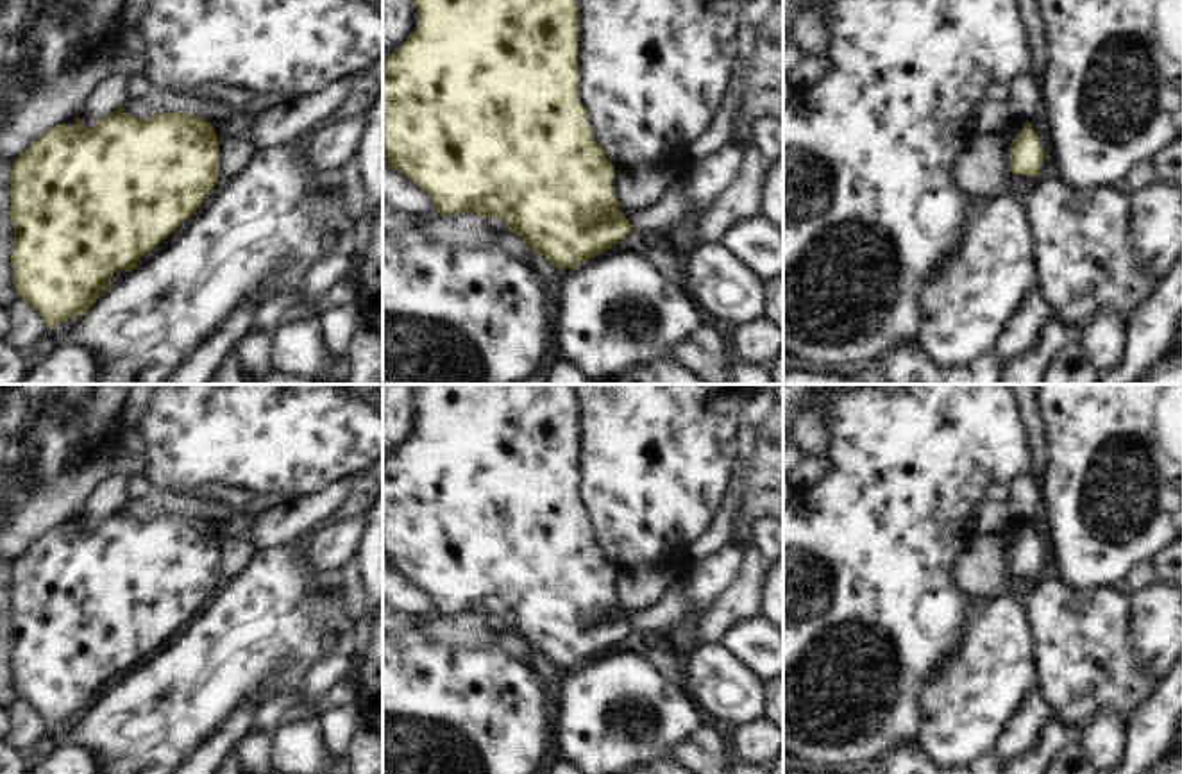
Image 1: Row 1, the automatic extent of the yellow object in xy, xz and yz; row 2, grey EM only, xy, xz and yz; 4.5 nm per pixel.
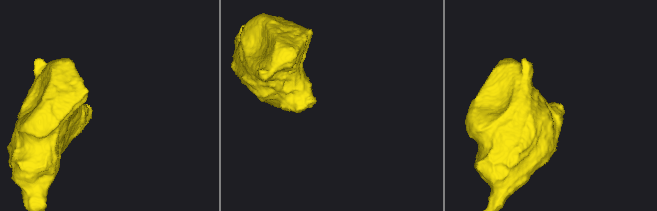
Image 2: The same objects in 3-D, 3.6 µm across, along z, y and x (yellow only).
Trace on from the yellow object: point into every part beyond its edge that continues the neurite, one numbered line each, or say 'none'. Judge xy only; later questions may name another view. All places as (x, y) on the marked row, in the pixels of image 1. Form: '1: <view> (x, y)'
none

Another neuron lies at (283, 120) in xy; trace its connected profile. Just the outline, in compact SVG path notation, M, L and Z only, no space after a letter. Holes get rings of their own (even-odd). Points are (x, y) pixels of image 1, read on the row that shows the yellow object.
M347 75L317 93L286 97L256 113L234 109L225 132L249 138L256 148L290 141L333 113L356 82L358 79Z

